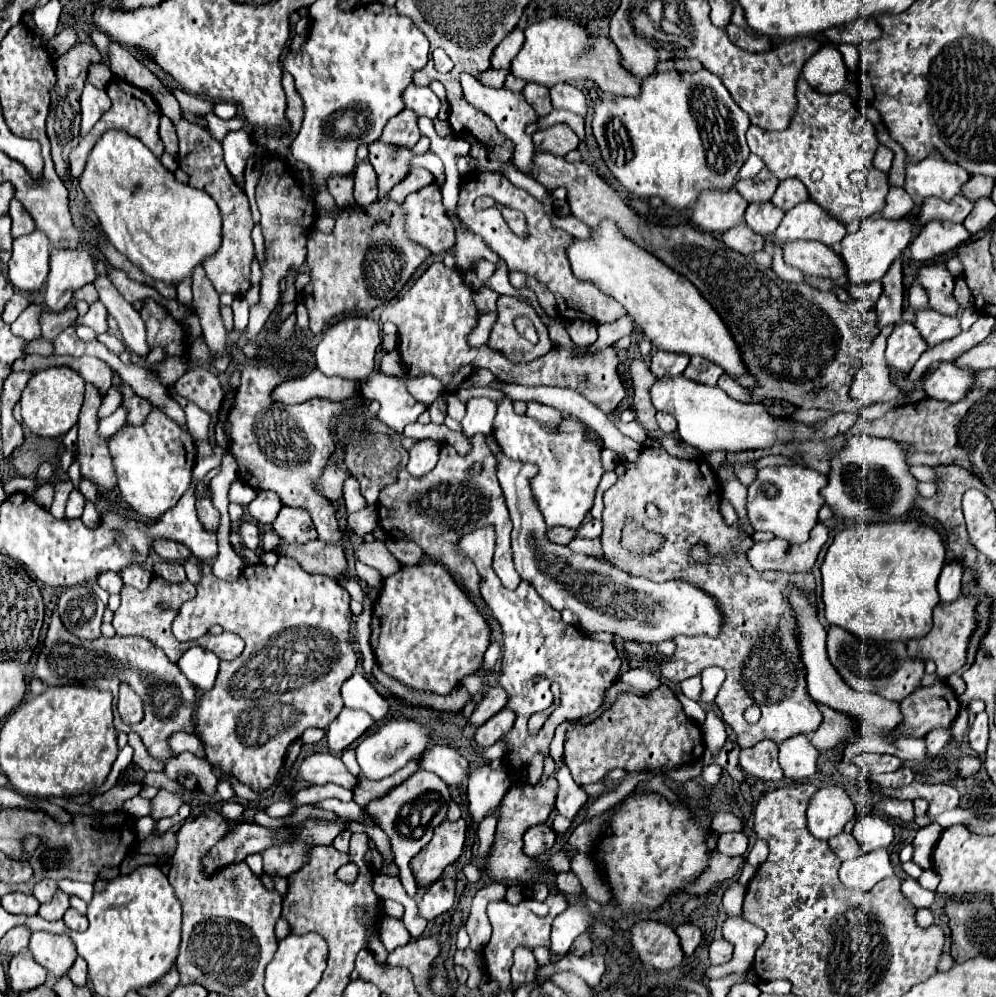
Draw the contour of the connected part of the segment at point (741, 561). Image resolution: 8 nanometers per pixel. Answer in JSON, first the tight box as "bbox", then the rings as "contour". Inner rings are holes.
{"bbox":[601,448,821,748],"contour":[[[643,448],[637,462],[617,462],[615,466],[617,482],[603,494],[603,534],[601,534],[601,544],[605,550],[605,556],[609,558],[609,564],[615,568],[621,568],[623,572],[629,572],[633,576],[643,576],[653,582],[665,582],[665,580],[685,580],[697,588],[701,588],[705,594],[713,596],[717,600],[717,608],[721,608],[723,616],[727,616],[719,636],[675,636],[675,652],[667,658],[667,662],[661,666],[661,676],[669,682],[679,684],[681,680],[689,676],[699,676],[703,668],[707,666],[719,666],[725,670],[727,678],[723,686],[719,688],[715,696],[715,704],[721,712],[723,722],[735,732],[735,742],[741,748],[749,748],[765,738],[773,742],[783,742],[795,734],[809,734],[815,732],[821,724],[821,712],[817,708],[817,702],[809,696],[807,692],[807,682],[805,682],[805,666],[801,660],[801,650],[797,642],[797,618],[795,610],[791,608],[787,600],[787,588],[797,586],[799,590],[805,590],[805,596],[813,606],[817,608],[815,600],[815,580],[813,574],[783,574],[783,572],[759,572],[755,570],[749,560],[747,560],[747,550],[753,546],[753,540],[745,534],[741,534],[735,528],[729,528],[721,514],[719,514],[719,504],[721,504],[721,494],[723,488],[717,482],[717,474],[703,462],[697,460],[679,460],[667,456],[665,450],[661,448]],[[645,504],[655,504],[659,508],[659,516],[655,520],[649,520],[645,516]],[[628,518],[639,520],[647,530],[659,532],[665,536],[665,544],[659,552],[637,558],[631,556],[627,550],[621,548],[621,532],[624,522]],[[693,544],[705,544],[713,558],[709,562],[693,562],[691,558],[691,548]],[[749,706],[759,706],[761,708],[761,720],[757,724],[749,724],[743,718],[745,708]]]}

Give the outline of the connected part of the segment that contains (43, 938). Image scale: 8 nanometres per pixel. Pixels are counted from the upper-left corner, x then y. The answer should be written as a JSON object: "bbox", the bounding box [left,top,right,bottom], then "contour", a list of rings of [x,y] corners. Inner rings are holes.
{"bbox":[29,932,77,978],"contour":[[[33,932],[29,940],[29,952],[55,978],[61,978],[63,974],[67,974],[77,958],[75,944],[69,938],[69,934]]]}

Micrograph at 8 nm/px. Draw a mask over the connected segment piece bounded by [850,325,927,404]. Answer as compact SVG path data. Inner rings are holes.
M892 325L883 328L875 338L875 342L871 344L871 348L865 352L865 366L857 372L853 380L851 396L859 400L869 400L869 402L891 402L891 404L893 402L897 404L899 400L903 400L903 396L907 402L919 402L927 397L921 389L903 392L891 382L883 352L886 349L887 334L891 333L893 328Z

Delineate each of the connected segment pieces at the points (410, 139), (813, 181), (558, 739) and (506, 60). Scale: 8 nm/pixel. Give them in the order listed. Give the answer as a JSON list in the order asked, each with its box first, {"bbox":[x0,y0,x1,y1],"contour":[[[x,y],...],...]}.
[{"bbox":[381,108,421,148],"contour":[[[405,108],[403,112],[399,112],[397,116],[393,116],[387,122],[381,140],[387,144],[413,148],[417,144],[417,140],[421,138],[421,132],[417,128],[417,118],[419,116],[415,112],[409,112],[409,108]]]},{"bbox":[747,76,889,220],"contour":[[[799,76],[797,108],[783,132],[767,132],[759,126],[747,130],[749,150],[759,156],[765,166],[779,178],[799,178],[813,202],[833,214],[837,220],[877,218],[889,192],[887,174],[873,166],[873,156],[879,146],[873,124],[857,110],[853,98],[845,92],[821,94]]]},{"bbox":[549,722,583,760],"contour":[[[563,722],[563,724],[557,728],[557,732],[555,732],[555,736],[553,736],[553,742],[551,742],[551,746],[549,746],[549,756],[553,756],[553,760],[563,758],[565,730],[569,730],[571,726],[583,726],[583,724],[581,724],[581,722]]]},{"bbox":[491,28,525,68],"contour":[[[515,28],[511,34],[507,34],[491,56],[493,68],[509,68],[511,60],[517,56],[517,52],[523,46],[523,40],[525,40],[525,36],[523,36],[523,30],[519,30],[519,28]]]}]

